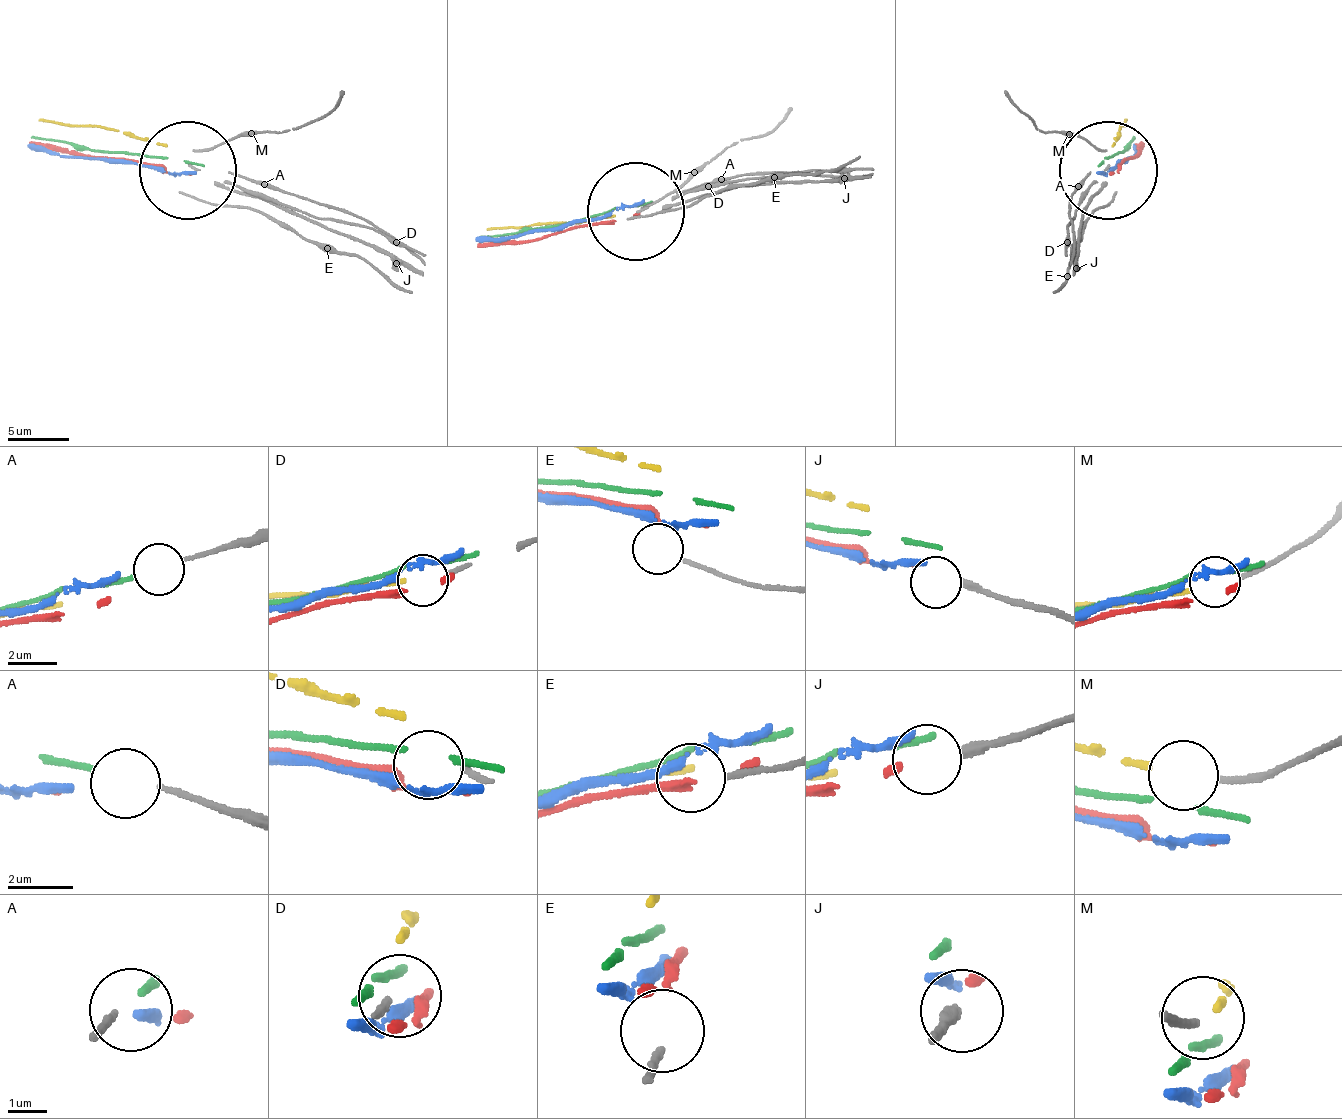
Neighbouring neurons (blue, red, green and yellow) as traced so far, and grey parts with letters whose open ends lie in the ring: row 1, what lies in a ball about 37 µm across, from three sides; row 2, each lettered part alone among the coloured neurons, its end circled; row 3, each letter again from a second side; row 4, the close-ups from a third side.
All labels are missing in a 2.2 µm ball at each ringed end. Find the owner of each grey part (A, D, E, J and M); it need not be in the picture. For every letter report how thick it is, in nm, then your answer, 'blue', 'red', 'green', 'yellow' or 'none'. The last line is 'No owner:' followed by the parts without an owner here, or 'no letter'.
A: 170 nm | green
D: 180 nm | none
E: 170 nm | none
J: 320 nm | red
M: 220 nm | yellow
No owner: D, E

